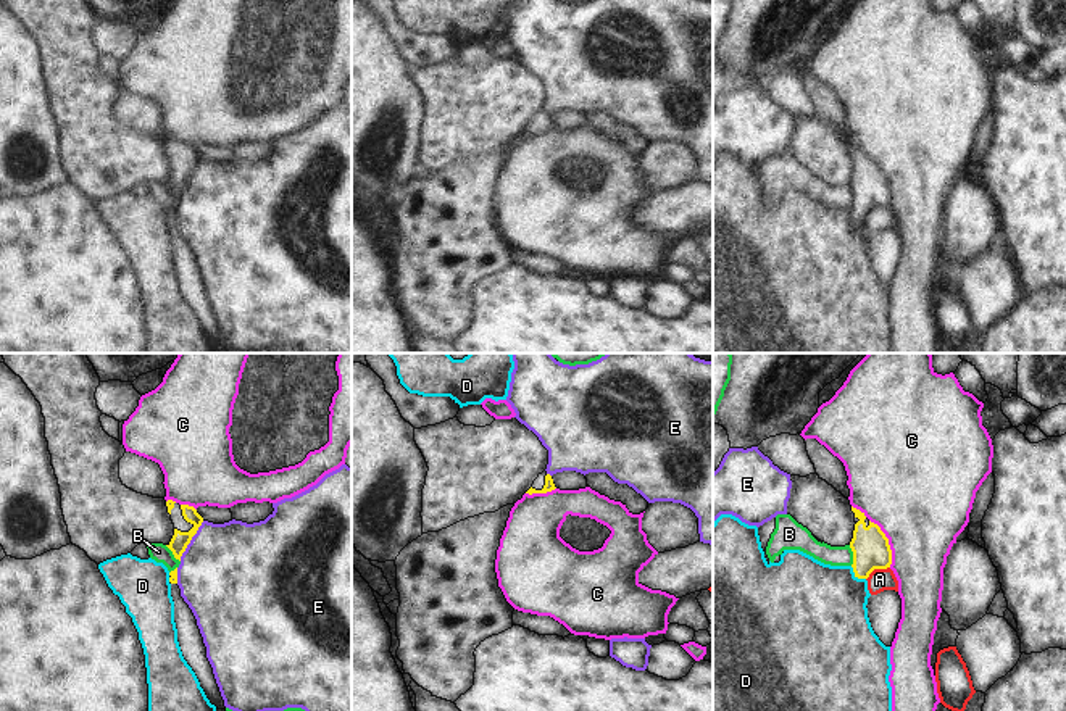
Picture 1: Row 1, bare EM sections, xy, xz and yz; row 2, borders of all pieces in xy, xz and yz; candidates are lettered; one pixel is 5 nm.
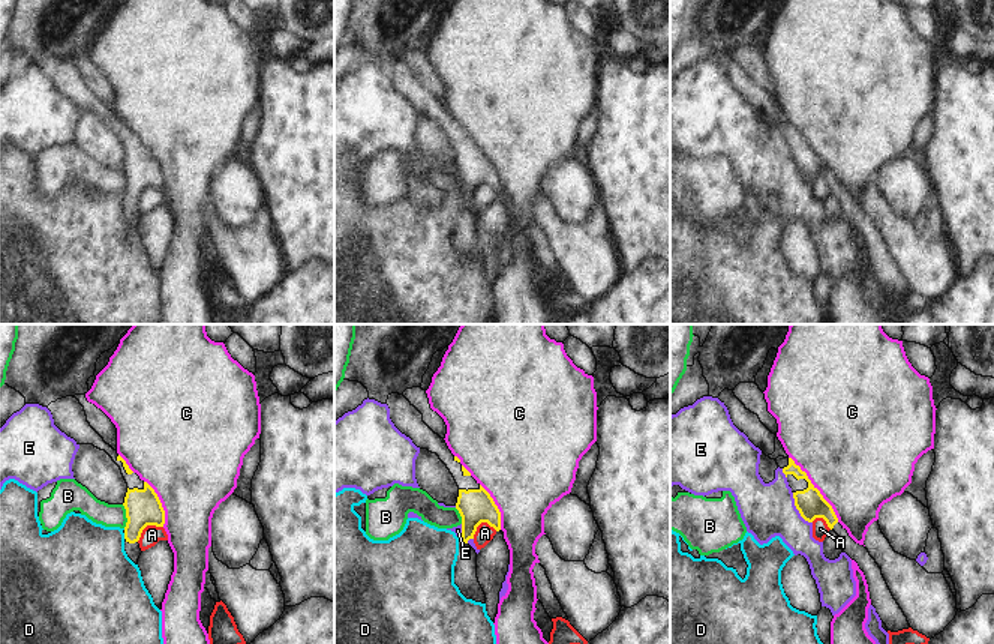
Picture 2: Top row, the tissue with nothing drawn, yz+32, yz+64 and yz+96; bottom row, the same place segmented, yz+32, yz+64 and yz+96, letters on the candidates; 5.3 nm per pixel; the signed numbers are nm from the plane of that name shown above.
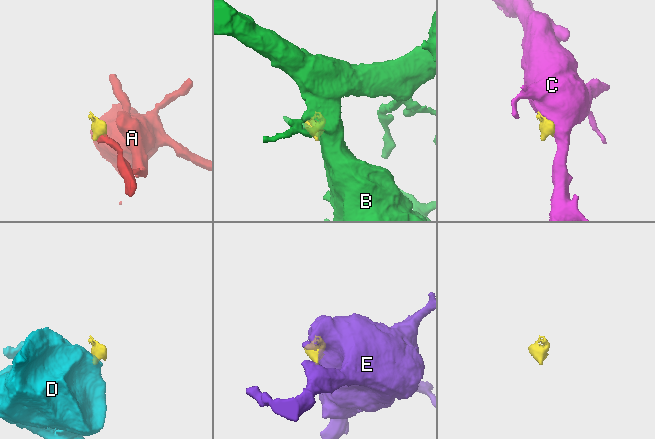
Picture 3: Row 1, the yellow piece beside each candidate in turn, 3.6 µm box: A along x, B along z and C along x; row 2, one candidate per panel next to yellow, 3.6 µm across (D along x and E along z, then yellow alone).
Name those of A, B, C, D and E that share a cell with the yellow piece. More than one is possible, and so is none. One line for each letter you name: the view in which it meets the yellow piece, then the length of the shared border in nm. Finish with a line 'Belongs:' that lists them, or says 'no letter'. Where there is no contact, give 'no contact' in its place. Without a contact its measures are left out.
Belongs: no letter

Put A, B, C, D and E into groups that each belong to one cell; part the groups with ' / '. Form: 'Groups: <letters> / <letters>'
Groups: A / B / C / D / E.

